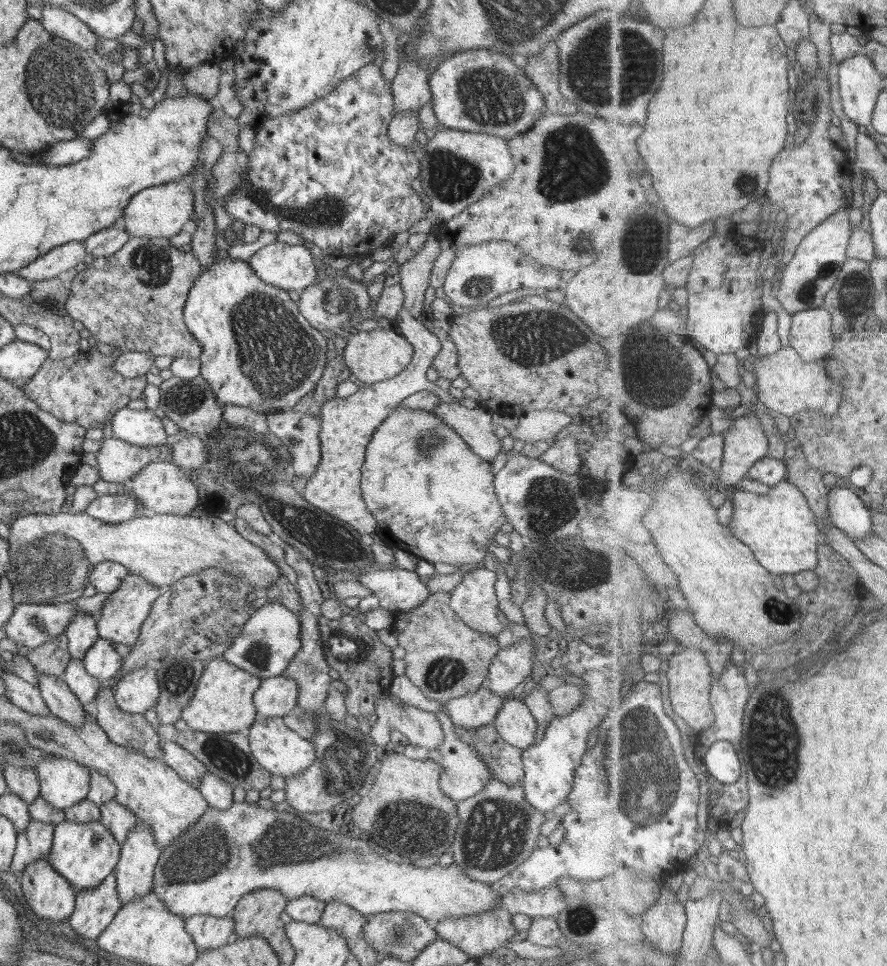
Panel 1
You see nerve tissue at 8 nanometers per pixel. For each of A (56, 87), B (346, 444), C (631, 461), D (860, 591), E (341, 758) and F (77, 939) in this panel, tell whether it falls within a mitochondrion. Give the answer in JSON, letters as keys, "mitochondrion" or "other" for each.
{"A":"mitochondrion","B":"other","C":"other","D":"other","E":"mitochondrion","F":"other"}

